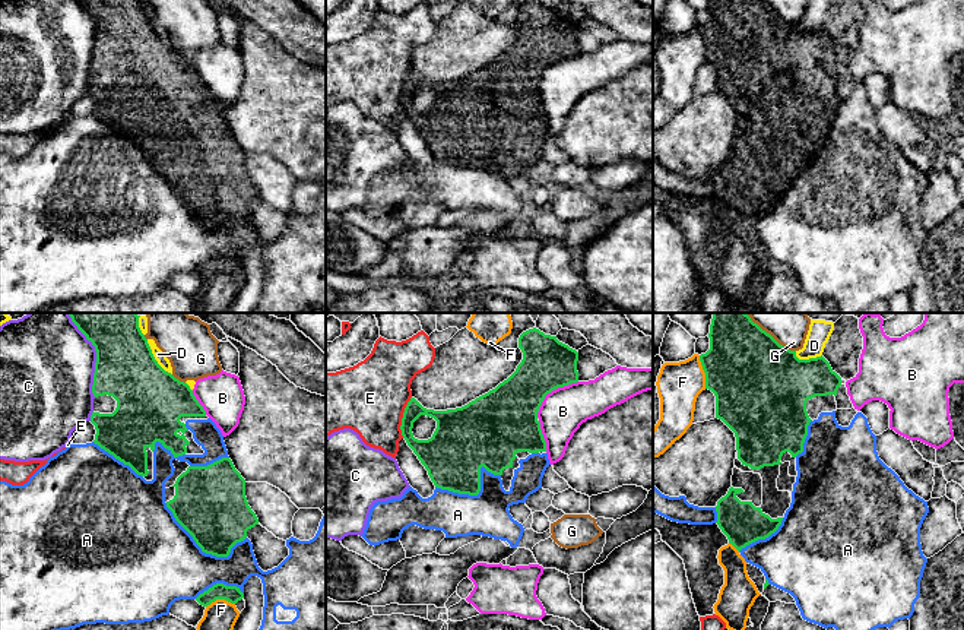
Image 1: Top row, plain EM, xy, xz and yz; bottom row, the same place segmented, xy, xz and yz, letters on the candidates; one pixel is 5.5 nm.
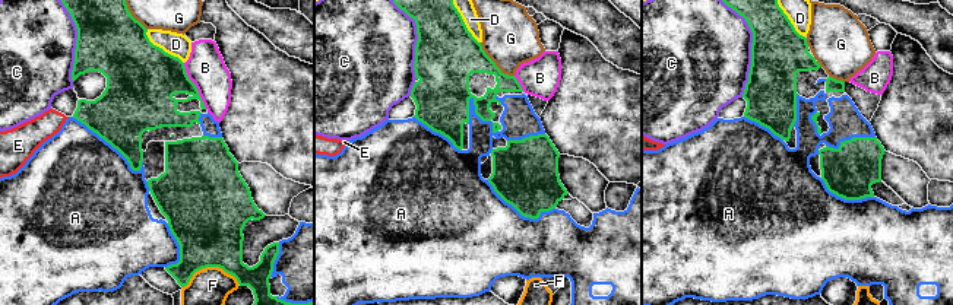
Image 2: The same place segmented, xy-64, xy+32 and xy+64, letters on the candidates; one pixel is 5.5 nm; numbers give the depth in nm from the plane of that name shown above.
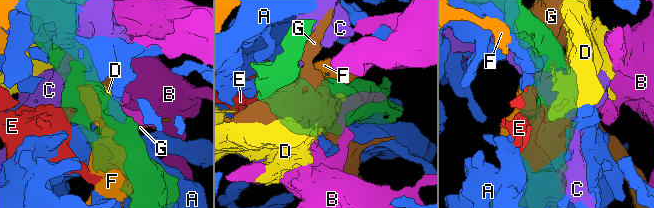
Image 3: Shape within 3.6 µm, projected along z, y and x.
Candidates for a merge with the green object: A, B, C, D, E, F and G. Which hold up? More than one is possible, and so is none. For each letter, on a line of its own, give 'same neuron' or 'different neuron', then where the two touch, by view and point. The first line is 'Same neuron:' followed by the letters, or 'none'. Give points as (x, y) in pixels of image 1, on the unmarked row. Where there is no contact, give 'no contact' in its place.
Same neuron: none
A: different neuron | xy (202, 222)
B: different neuron | xz (551, 63)
C: different neuron | xy (95, 35)
D: different neuron | xy (154, 31)
E: different neuron | xz (403, 89)
F: different neuron | yz (704, 44)
G: different neuron | yz (776, 13)

